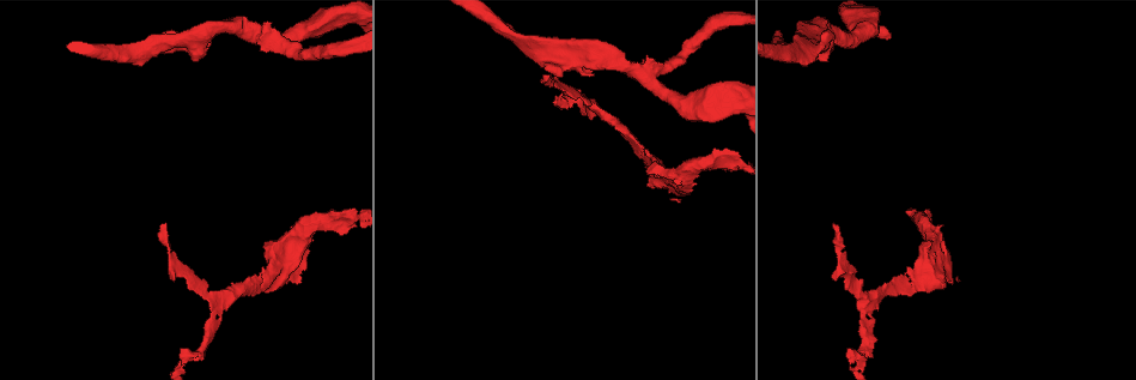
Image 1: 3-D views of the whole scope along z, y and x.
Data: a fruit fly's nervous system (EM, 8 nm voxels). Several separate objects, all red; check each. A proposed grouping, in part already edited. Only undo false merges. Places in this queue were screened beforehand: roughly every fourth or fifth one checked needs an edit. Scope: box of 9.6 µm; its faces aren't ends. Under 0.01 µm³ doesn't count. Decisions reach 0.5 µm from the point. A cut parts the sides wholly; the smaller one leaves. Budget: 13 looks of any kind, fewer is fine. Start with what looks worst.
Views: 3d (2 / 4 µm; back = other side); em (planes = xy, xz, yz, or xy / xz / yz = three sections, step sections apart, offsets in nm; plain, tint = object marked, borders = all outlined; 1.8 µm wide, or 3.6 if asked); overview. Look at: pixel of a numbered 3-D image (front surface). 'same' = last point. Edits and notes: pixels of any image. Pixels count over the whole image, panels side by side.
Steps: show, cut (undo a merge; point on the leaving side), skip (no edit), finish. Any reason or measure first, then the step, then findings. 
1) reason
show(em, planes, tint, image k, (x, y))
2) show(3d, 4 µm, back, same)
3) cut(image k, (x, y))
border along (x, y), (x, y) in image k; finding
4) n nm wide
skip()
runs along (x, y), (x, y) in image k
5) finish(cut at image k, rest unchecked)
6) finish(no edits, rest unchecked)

three-way junction
show(em, xy, step 8, tint, image 1, (603, 115))

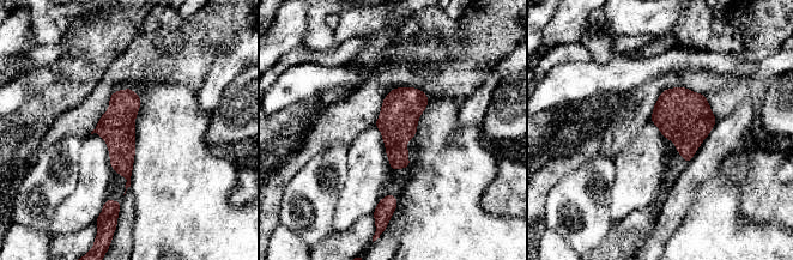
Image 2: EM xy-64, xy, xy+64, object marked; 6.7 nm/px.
show(em, planes, tint, same)

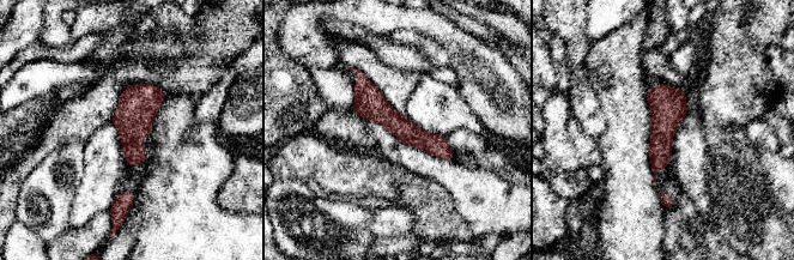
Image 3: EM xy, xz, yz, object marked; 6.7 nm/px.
160 nm wide
skip()
runs along (361, 77), (398, 125), (449, 155) in image 3; continuous, no second neuron

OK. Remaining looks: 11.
side arm on a straight run
show(3d, 4 µm, image 1, (836, 38))

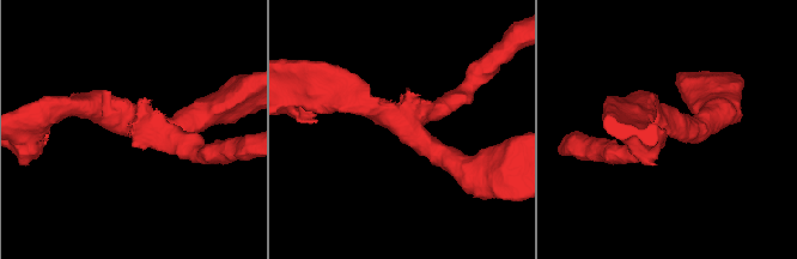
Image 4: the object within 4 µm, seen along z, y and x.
3 arms; arms of 300, 340, 380 nm
show(em, yz, step 4, tint, image 4, (407, 128))

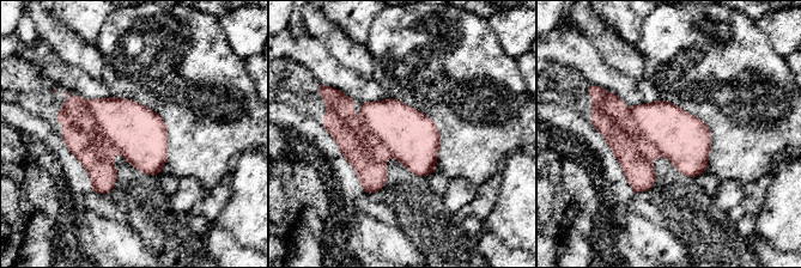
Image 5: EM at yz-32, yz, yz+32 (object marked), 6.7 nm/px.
cut it another way
show(em, planes, borders, same)

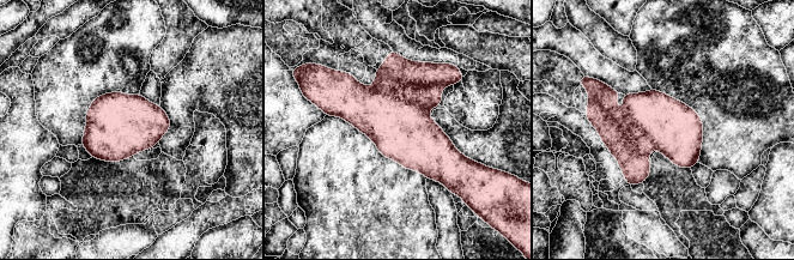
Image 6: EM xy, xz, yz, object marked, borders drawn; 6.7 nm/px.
380 nm wide
cut(image 6, (398, 76))
border along (371, 88), (396, 94), (412, 102) in image 6; a second neuron is stuck on

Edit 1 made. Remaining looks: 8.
side arm on a straight run
show(em, planes, tint, image 1, (193, 41))

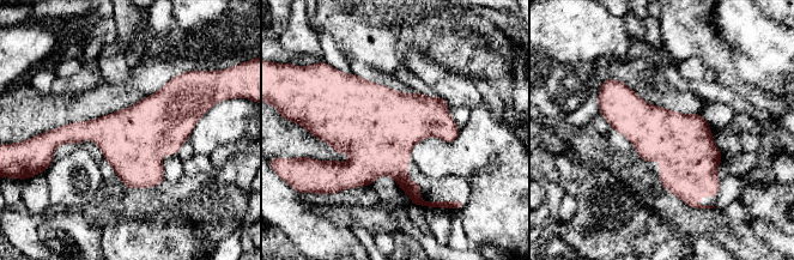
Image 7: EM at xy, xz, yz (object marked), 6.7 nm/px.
400 nm wide
skip()
continuous, no second neuron

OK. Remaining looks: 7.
show(em, planes, tint, image 1, (928, 263))

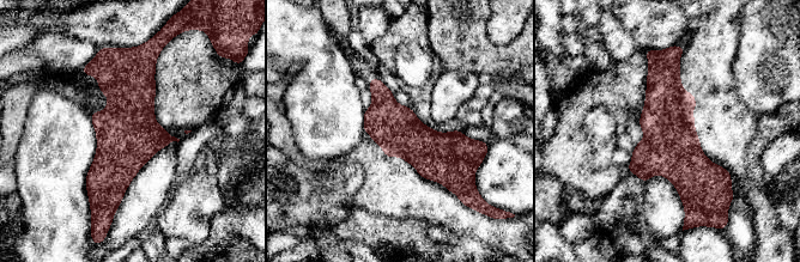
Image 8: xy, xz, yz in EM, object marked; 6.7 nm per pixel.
skip()
all the same neuron

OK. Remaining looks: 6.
finish(cut at image 6, rest unchecked)

